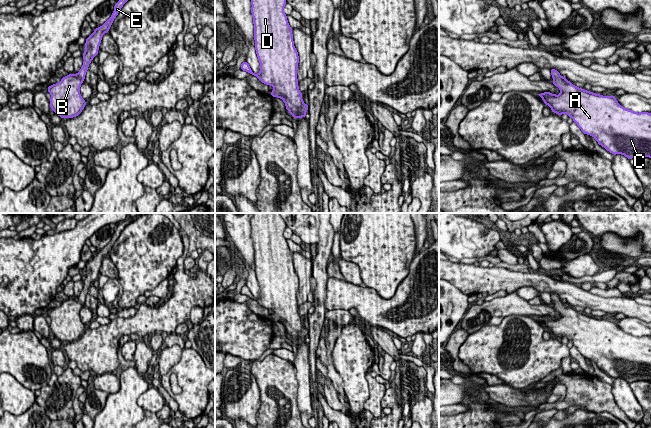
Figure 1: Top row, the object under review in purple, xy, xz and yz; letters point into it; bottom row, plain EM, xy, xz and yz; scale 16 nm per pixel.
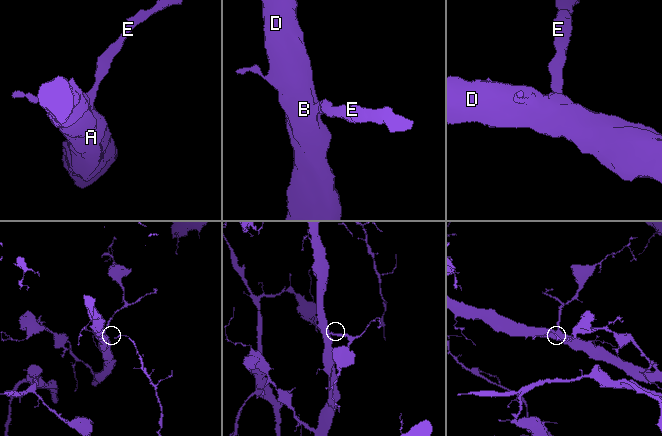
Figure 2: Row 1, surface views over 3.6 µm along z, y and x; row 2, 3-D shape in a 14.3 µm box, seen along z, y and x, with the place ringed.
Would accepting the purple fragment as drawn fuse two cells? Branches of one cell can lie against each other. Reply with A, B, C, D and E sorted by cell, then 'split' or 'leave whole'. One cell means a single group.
A B C D E; leave whole

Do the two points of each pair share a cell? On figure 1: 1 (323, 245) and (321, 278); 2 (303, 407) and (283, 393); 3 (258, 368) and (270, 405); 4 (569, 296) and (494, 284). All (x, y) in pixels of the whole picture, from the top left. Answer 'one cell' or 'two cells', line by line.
1: one cell
2: two cells
3: one cell
4: one cell

